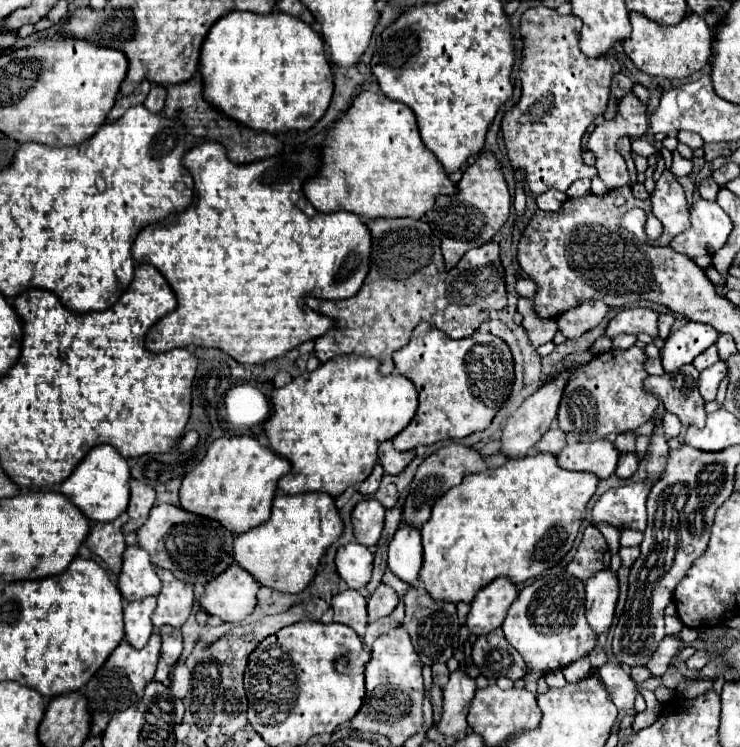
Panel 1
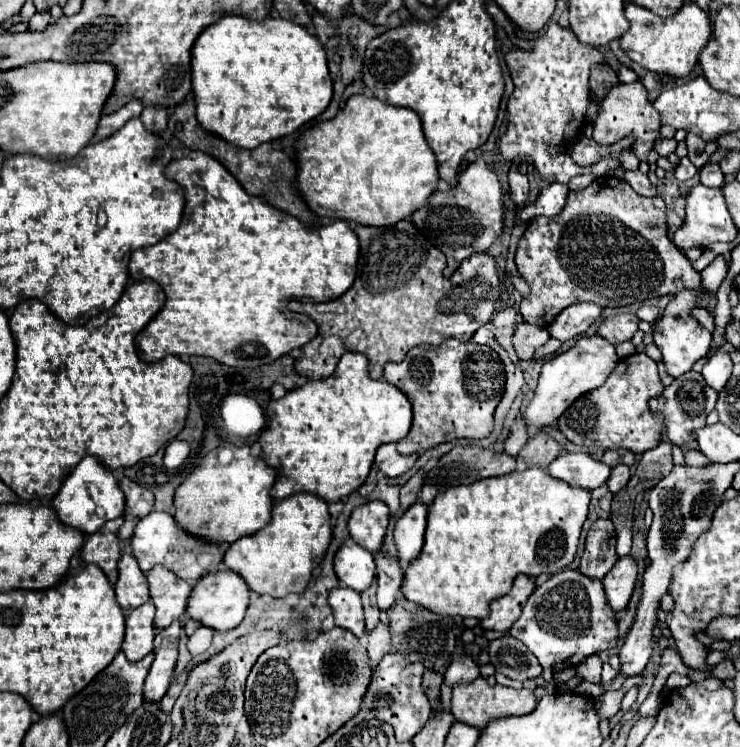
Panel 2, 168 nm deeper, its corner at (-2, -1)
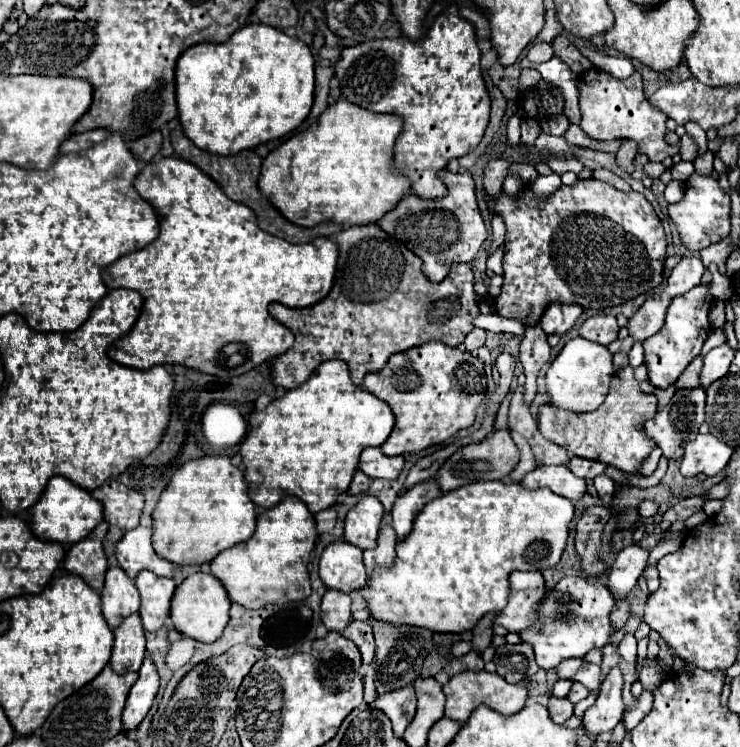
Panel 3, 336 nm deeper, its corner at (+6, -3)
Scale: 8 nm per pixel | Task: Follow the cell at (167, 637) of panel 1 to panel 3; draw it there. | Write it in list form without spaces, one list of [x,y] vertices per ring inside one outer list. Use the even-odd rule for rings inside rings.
[[[150,655],[144,657],[138,673],[140,673],[140,677],[134,683],[134,687],[130,689],[130,695],[128,695],[128,701],[124,707],[124,715],[122,715],[124,729],[136,729],[142,723],[142,719],[150,711],[154,697],[158,693],[158,687],[160,687],[160,677],[158,677],[156,665]]]

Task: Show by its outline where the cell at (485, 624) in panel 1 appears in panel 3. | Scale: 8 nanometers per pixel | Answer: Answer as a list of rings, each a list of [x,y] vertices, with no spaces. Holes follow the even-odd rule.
[[[514,571],[510,575],[510,597],[506,607],[496,615],[494,625],[502,625],[504,629],[518,633],[526,629],[536,615],[536,605],[544,597],[546,585],[542,573],[522,573]]]

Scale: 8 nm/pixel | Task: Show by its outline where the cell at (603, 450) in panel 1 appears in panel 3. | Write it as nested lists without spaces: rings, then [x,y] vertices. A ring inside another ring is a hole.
[[[540,465],[522,479],[522,485],[528,489],[548,487],[572,501],[580,499],[586,493],[586,479],[576,477],[566,465]]]

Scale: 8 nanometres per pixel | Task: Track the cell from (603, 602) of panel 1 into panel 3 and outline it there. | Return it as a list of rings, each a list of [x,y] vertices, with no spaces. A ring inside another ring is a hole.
[[[630,545],[630,547],[622,549],[608,573],[606,587],[610,589],[610,593],[618,599],[624,599],[636,585],[640,573],[646,567],[646,561],[648,561],[646,549],[642,549],[638,545]]]

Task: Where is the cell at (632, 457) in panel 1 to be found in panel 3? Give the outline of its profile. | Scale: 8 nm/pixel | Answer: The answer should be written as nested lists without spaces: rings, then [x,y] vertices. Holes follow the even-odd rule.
[[[598,475],[594,479],[594,487],[598,491],[598,497],[600,497],[602,505],[604,507],[610,507],[612,505],[612,499],[614,499],[614,481],[608,475]]]

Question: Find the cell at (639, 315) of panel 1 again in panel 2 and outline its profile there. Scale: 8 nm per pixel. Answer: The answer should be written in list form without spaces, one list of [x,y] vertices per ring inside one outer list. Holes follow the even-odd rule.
[[[620,313],[614,317],[606,317],[602,325],[598,327],[598,335],[610,341],[612,345],[630,341],[636,331],[638,331],[638,317],[632,313]]]

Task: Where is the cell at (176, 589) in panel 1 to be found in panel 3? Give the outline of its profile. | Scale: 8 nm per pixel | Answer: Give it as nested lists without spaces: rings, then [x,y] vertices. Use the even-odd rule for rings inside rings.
[[[142,571],[136,577],[136,587],[142,597],[140,619],[146,631],[158,631],[170,617],[170,601],[176,583],[166,577],[158,577],[150,571]]]

